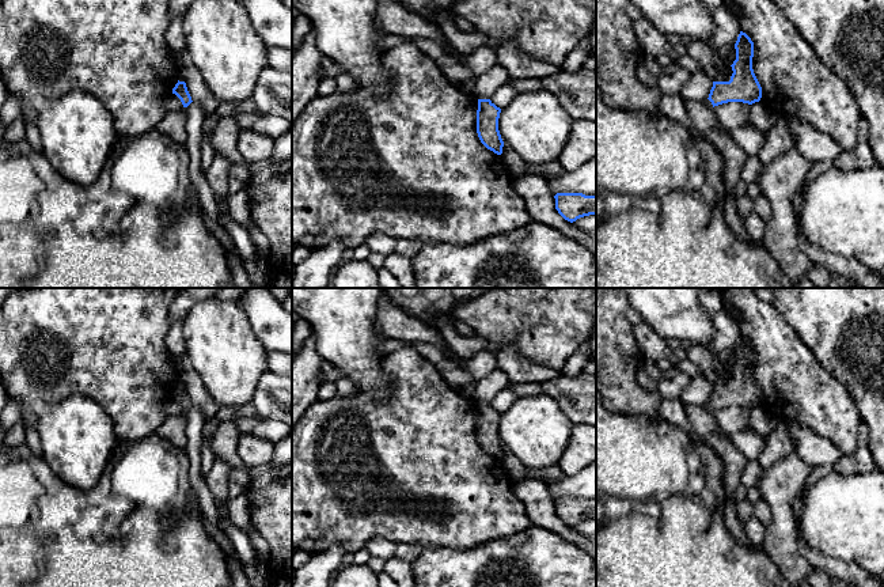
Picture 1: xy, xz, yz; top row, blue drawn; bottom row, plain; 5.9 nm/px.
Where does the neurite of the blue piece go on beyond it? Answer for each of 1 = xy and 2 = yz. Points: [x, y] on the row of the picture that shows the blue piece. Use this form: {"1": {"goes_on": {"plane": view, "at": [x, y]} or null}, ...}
{"1": {"goes_on": null}, "2": {"goes_on": null}}

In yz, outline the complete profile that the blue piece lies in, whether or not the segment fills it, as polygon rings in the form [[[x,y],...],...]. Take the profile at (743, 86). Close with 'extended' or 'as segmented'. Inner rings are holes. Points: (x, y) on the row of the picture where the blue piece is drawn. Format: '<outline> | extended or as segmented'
[[[740,31],[735,43],[736,60],[732,67],[729,82],[713,82],[709,101],[713,107],[728,102],[743,102],[752,105],[762,98],[762,87],[752,69],[754,42]]] | as segmented

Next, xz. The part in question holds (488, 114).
[[[478,99],[477,133],[481,143],[497,155],[502,154],[504,141],[498,130],[501,109],[490,99]]] | as segmented

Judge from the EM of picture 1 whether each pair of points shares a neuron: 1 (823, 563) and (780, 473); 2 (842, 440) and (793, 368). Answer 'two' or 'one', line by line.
1: two
2: one

